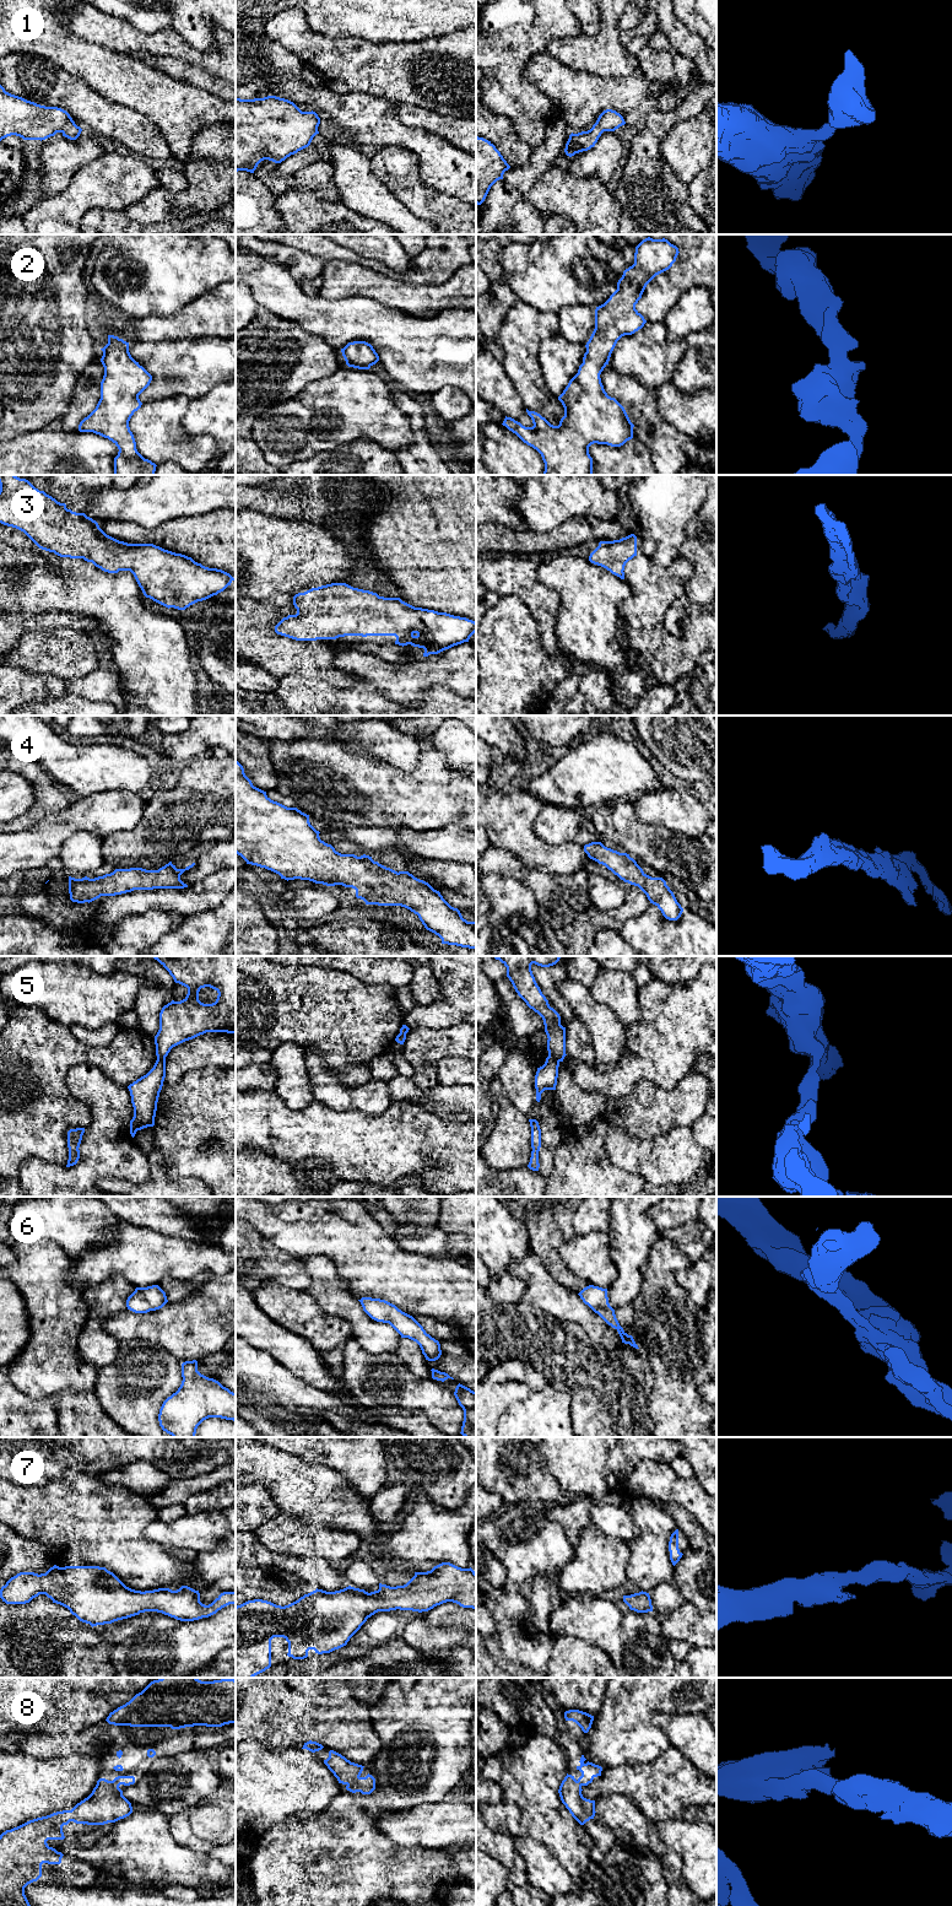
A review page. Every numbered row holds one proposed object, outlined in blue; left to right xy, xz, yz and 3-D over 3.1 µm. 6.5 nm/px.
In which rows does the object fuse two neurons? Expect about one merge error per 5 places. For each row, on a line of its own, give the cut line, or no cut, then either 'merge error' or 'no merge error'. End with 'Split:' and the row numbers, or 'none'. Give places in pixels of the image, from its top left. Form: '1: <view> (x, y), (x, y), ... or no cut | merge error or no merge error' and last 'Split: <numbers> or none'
1: no cut | no merge error
2: no cut | no merge error
3: no cut | no merge error
4: no cut | no merge error
5: yz (548, 1054), (558, 1062) | merge error
6: no cut | no merge error
7: no cut | no merge error
8: no cut | no merge error
Split: 5

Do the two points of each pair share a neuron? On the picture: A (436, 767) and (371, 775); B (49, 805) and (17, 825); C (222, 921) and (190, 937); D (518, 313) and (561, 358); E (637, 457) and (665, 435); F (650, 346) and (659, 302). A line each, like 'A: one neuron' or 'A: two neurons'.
A: one neuron
B: one neuron
C: one neuron
D: two neurons
E: two neurons
F: two neurons

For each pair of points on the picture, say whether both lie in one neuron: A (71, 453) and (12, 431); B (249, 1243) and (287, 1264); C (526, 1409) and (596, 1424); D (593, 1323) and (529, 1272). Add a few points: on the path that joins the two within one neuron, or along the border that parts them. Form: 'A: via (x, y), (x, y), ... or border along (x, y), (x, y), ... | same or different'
A: border along (48, 424), (19, 433), (12, 438) | different
B: via (259, 1253), (270, 1264), (277, 1264) | same
C: border along (563, 1391), (571, 1398), (571, 1420), (573, 1424) | different
D: via (577, 1312), (561, 1304), (545, 1288) | same

